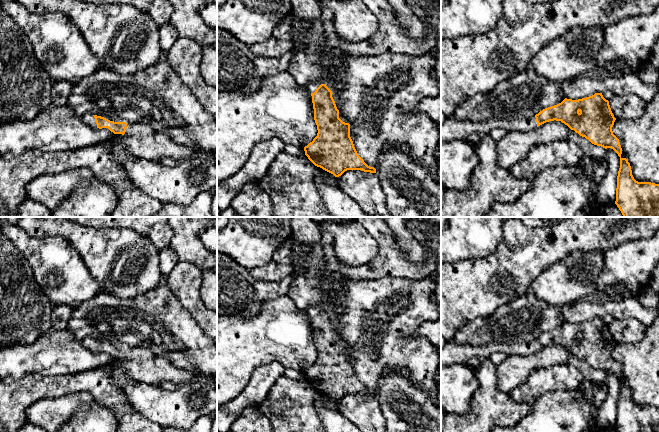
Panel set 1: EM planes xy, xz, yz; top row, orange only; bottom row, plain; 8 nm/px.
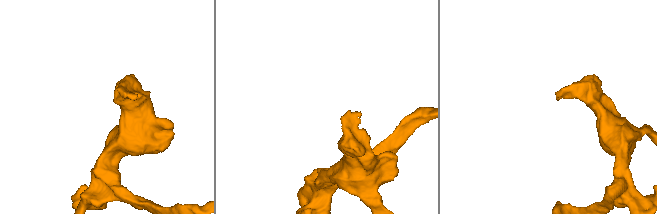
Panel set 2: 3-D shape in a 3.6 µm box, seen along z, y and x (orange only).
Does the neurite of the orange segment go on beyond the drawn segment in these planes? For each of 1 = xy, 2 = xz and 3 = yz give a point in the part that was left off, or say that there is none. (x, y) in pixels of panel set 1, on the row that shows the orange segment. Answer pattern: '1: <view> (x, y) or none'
1: xy (135, 130)
2: xz (312, 86)
3: yz (451, 129)

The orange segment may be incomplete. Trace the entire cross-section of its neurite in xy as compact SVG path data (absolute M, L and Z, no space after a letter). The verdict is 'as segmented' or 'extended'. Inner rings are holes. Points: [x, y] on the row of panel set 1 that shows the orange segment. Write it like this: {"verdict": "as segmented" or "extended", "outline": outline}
{"verdict": "extended", "outline": "M91 113L85 114L82 119L93 128L108 128L114 134L122 134L127 137L141 139L156 134L151 127L142 123L114 122L101 116L92 115Z"}

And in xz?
{"verdict": "extended", "outline": "M319 82L309 83L306 89L312 96L314 120L318 130L317 136L313 141L304 147L305 155L308 159L315 166L333 174L335 177L341 176L347 170L376 173L376 169L368 166L358 155L350 137L350 124L343 122L339 118L339 110L332 97L332 91L326 84Z"}

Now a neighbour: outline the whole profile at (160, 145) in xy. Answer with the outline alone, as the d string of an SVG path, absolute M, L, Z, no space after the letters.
M156 133L141 139L122 134L116 136L120 139L124 150L137 159L160 161L161 158L169 157L179 161L199 153L195 145L178 144L165 133Z

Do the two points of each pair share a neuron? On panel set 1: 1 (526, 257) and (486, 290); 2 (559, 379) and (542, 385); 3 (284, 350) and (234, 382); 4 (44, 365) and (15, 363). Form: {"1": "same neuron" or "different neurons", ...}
{"1": "same neuron", "2": "same neuron", "3": "same neuron", "4": "same neuron"}

